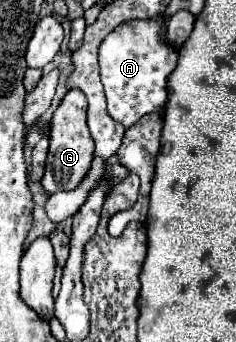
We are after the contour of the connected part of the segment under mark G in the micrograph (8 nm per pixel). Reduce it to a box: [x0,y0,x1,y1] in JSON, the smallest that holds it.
[41,88,95,194]

